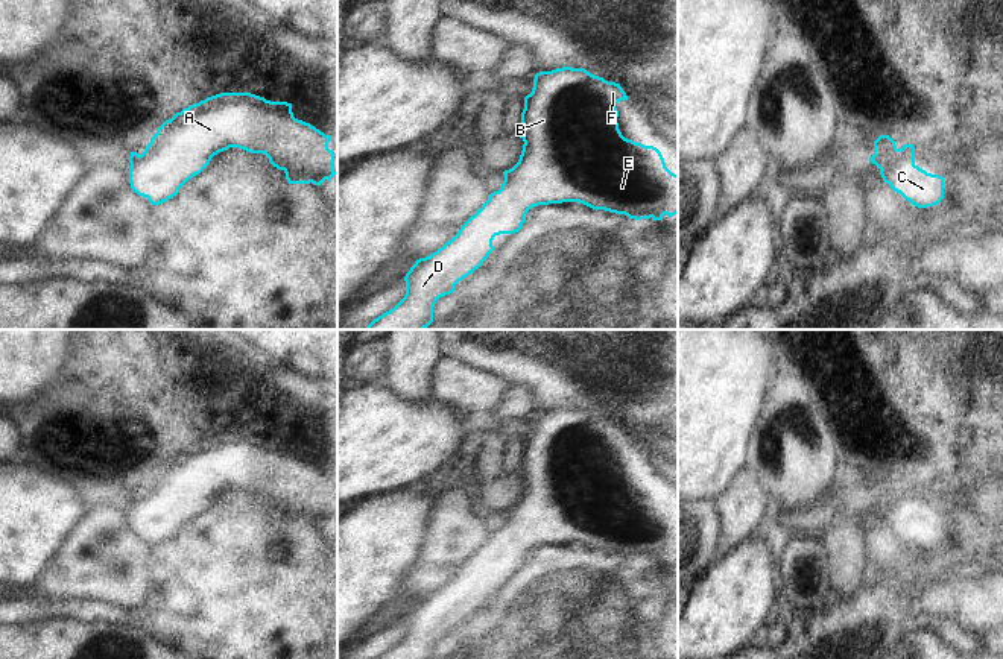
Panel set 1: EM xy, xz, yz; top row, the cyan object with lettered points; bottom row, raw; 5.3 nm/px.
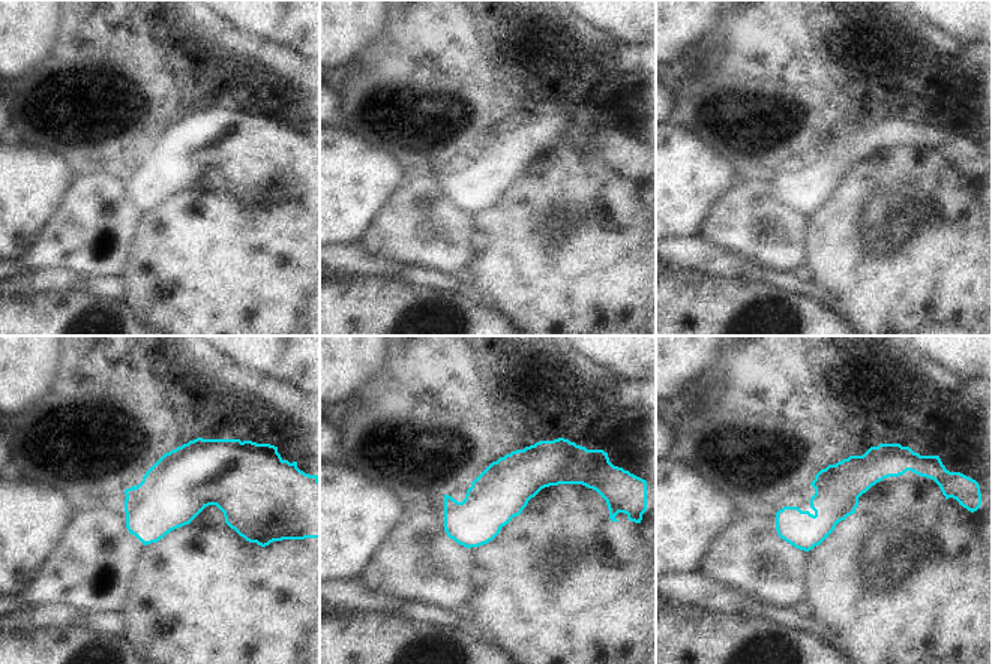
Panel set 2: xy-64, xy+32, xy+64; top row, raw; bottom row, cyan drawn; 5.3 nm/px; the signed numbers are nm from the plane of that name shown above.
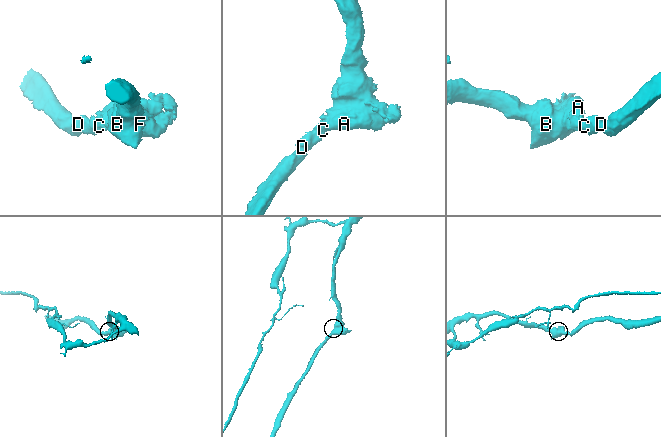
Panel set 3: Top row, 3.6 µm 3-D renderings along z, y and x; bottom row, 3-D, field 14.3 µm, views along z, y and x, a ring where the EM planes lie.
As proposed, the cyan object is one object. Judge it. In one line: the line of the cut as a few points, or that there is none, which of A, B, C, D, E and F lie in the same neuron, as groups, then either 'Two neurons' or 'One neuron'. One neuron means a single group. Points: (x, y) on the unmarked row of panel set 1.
No split. Groups: A B C D E F. One neuron.

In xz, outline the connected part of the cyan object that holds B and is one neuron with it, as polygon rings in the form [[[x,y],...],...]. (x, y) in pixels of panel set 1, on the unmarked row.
[[[562,407],[536,413],[515,472],[524,481],[518,503],[503,512],[500,530],[489,534],[450,582],[415,601],[404,616],[404,638],[377,659],[433,659],[436,641],[453,633],[459,621],[483,604],[494,591],[495,575],[518,572],[533,547],[579,542],[635,560],[652,557],[661,562],[664,554],[678,554],[678,515],[666,507],[657,487],[622,475],[615,448],[620,440],[628,440],[620,424],[585,408]]]

